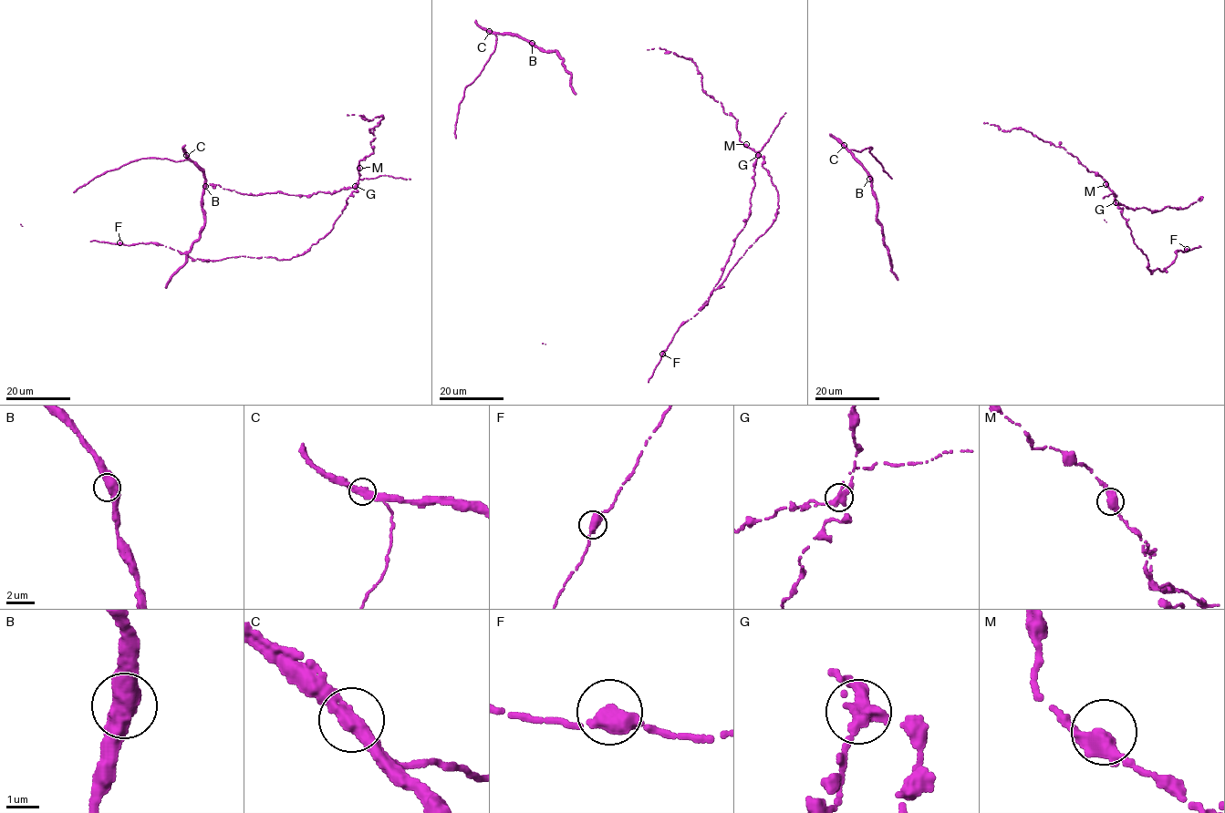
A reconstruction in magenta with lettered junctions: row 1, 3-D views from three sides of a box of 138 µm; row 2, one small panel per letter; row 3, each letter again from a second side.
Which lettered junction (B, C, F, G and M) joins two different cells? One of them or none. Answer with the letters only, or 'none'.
G

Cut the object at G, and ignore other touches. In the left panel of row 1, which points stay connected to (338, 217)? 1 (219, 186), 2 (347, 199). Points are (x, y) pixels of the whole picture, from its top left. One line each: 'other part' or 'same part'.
1: other part
2: same part

